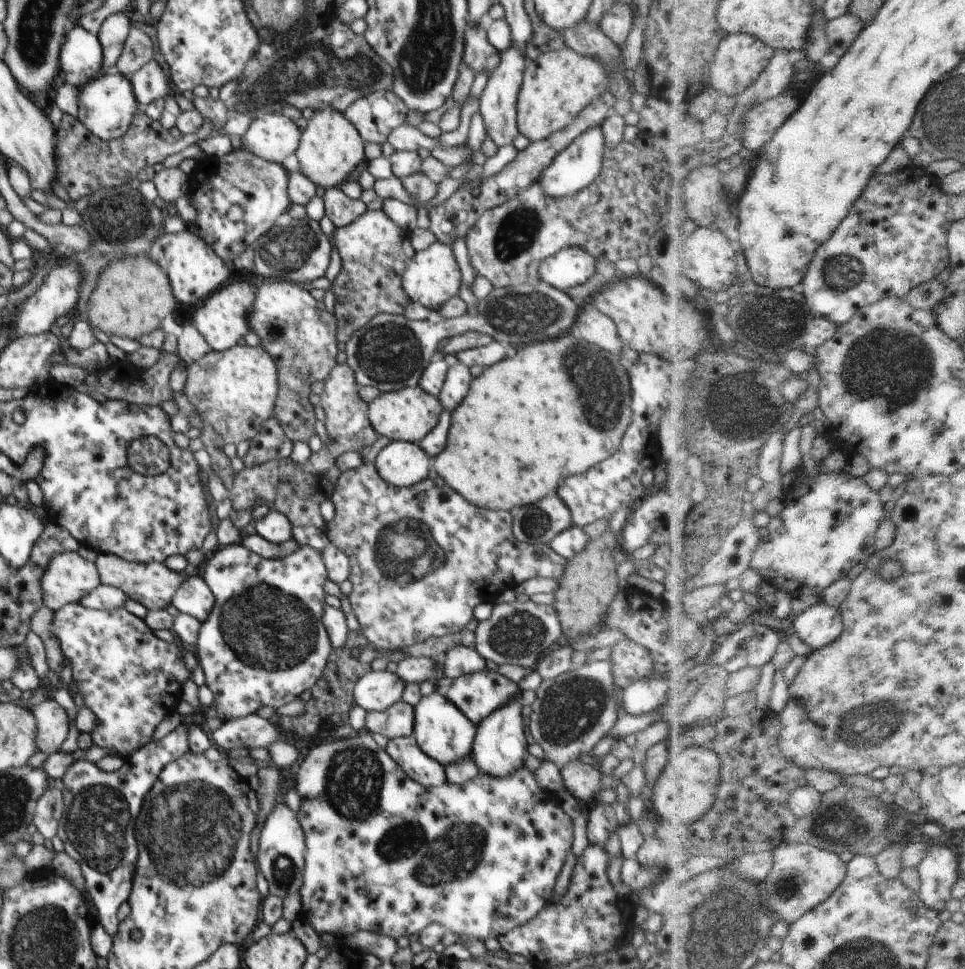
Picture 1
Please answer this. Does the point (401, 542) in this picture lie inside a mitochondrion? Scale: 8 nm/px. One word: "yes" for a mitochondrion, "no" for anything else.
yes

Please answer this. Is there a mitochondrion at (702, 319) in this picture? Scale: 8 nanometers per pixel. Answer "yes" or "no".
no

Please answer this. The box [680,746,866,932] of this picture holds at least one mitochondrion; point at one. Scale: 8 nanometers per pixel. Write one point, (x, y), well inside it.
(785, 884)

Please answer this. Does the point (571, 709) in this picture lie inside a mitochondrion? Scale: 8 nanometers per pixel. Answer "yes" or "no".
yes

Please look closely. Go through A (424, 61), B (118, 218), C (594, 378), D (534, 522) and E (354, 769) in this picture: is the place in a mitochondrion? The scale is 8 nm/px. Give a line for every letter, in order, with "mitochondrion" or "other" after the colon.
A: mitochondrion
B: mitochondrion
C: mitochondrion
D: mitochondrion
E: mitochondrion

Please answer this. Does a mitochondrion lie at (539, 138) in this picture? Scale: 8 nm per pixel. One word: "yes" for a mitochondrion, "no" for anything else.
no

